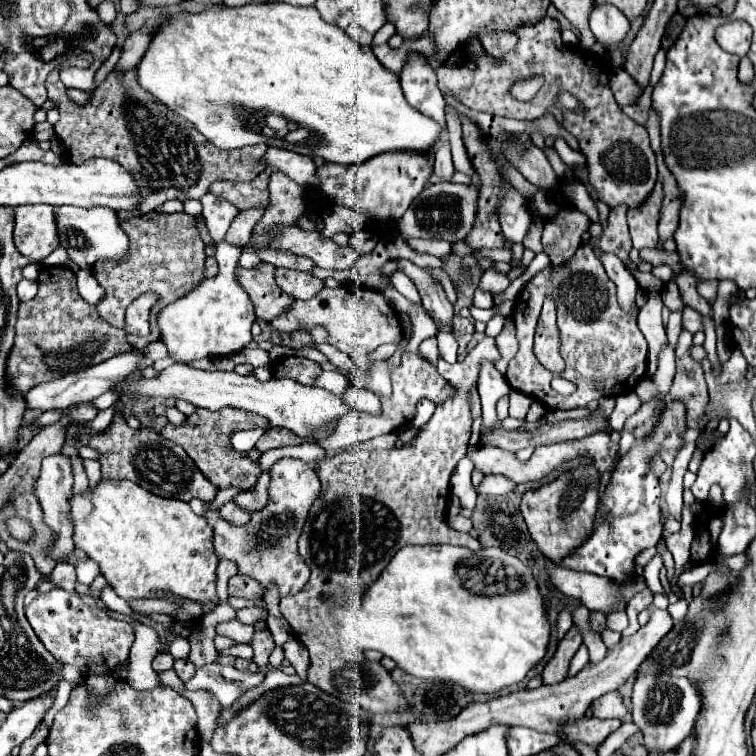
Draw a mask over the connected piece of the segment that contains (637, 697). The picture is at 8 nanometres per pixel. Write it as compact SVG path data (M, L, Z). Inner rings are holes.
M655 674L637 678L637 682L633 684L631 710L633 710L633 722L641 728L649 752L657 750L665 754L667 750L679 746L691 734L695 718L701 710L701 698L689 680L673 678L667 674Z

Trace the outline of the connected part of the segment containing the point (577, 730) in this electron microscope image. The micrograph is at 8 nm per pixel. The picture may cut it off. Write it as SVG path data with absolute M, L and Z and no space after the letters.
M581 718L577 724L569 724L561 730L565 738L581 740L589 746L599 746L611 732L621 726L621 720L597 720L597 718Z

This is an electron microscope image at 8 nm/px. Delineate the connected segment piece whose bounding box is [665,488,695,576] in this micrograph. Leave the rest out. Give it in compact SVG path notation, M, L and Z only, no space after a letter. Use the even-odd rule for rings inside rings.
M689 488L684 489L683 493L684 508L683 508L683 522L681 522L681 532L677 534L669 534L665 538L667 542L667 550L673 554L675 558L675 574L679 576L683 570L683 564L689 562L691 558L691 542L693 542L693 514L689 512L689 504L695 500Z

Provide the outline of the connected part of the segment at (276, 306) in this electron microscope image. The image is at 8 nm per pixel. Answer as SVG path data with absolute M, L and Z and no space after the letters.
M261 264L257 270L245 270L241 266L235 270L237 282L241 282L243 290L253 302L257 318L261 320L273 320L277 314L285 312L293 302L293 298L277 290L273 274L275 266L271 264Z

